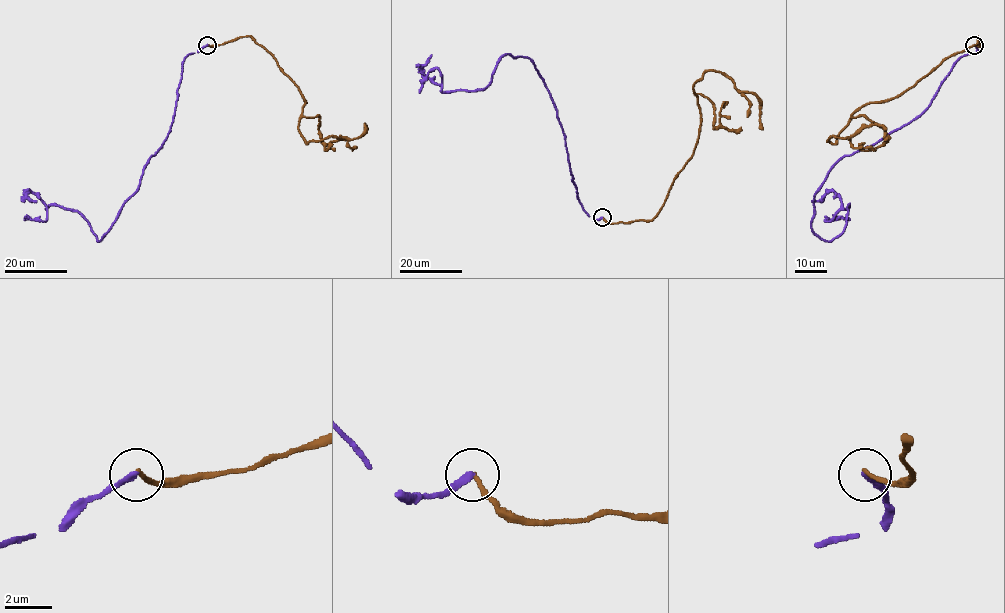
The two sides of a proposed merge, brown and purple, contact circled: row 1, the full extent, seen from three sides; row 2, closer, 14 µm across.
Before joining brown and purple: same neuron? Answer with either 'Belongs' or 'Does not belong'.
Does not belong

